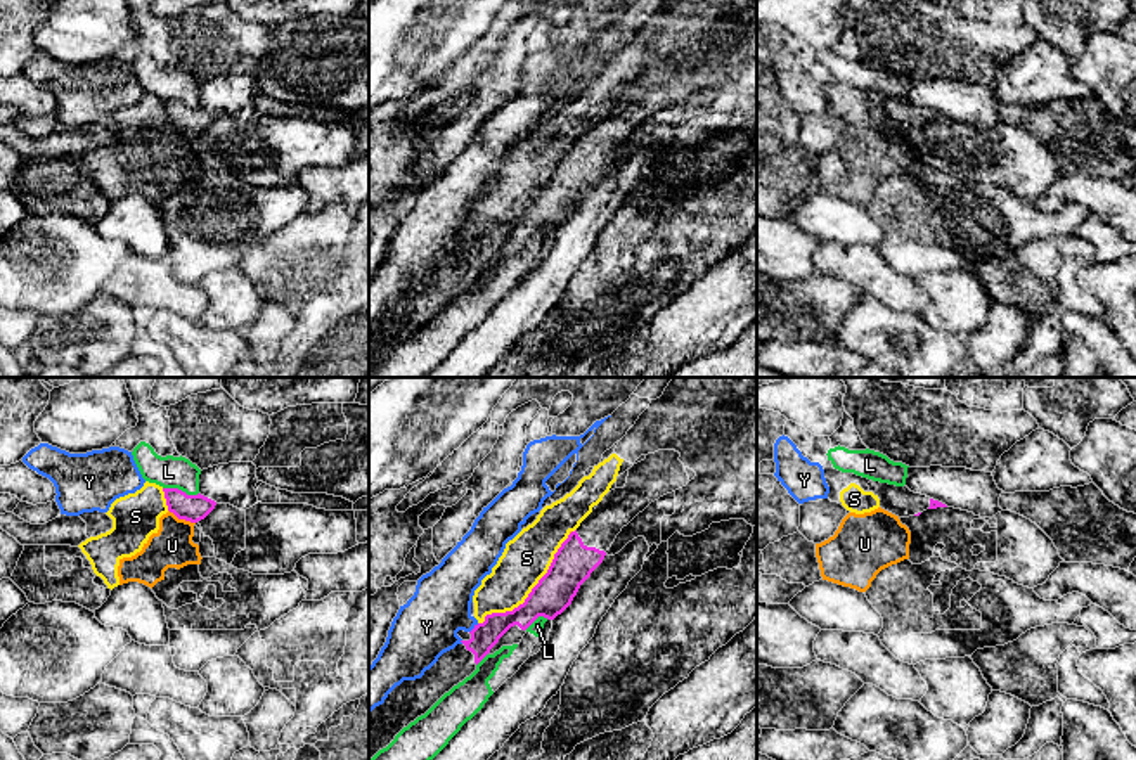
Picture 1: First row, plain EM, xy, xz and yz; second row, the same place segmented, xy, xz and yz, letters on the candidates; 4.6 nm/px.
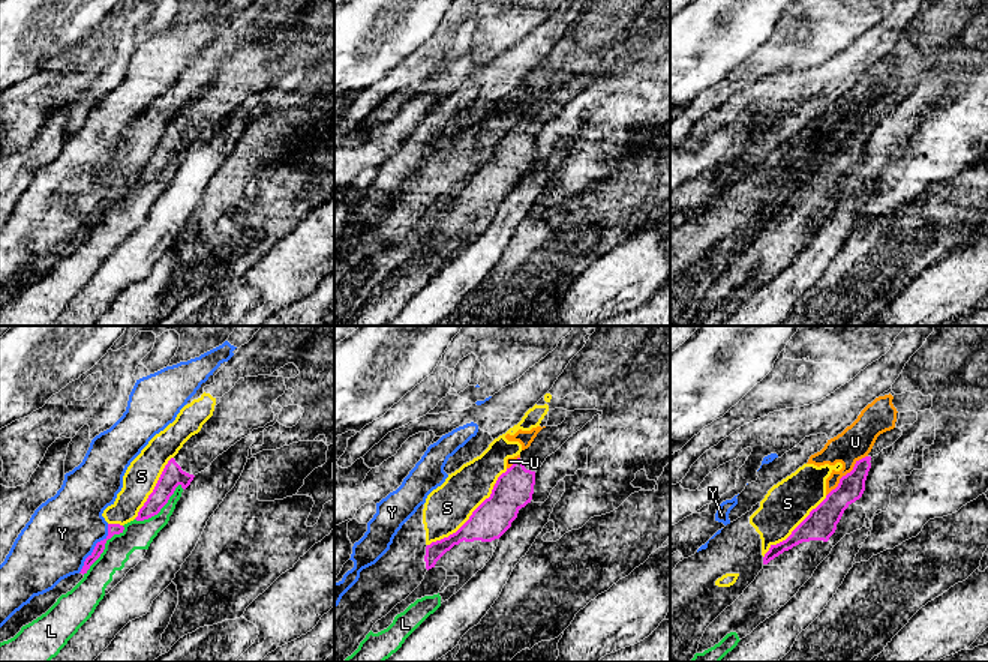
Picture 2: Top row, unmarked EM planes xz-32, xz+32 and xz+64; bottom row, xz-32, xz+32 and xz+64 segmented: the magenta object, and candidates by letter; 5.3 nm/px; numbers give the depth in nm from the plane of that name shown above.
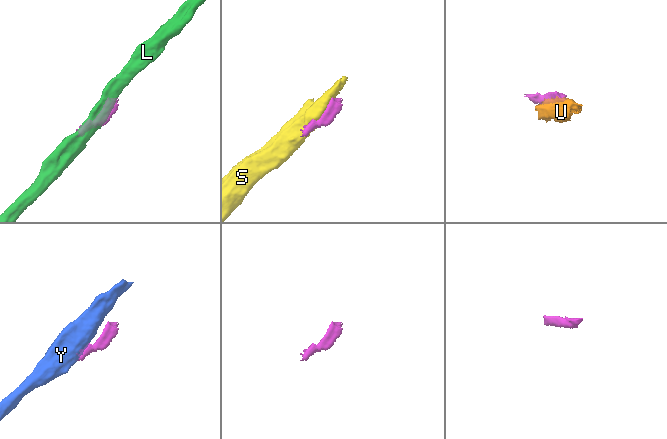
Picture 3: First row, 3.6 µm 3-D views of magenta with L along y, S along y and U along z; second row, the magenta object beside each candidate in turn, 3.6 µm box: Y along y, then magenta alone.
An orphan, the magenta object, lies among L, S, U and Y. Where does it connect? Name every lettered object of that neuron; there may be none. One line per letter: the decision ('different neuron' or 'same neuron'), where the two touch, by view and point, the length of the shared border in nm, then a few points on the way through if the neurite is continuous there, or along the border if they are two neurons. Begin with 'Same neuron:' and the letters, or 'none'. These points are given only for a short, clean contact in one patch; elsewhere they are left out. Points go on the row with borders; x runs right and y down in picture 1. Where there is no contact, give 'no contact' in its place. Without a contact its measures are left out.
Same neuron: none
L: different neuron; contact xy (180, 490); length 170 nm
S: different neuron; contact xz (532, 589); length 650 nm
U: different neuron; contact xy (182, 518); length 140 nm; border xy (168, 509), (179, 518), (194, 523)
Y: different neuron; contact xz (473, 629); length 60 nm; border xz (478, 624), (470, 632)

